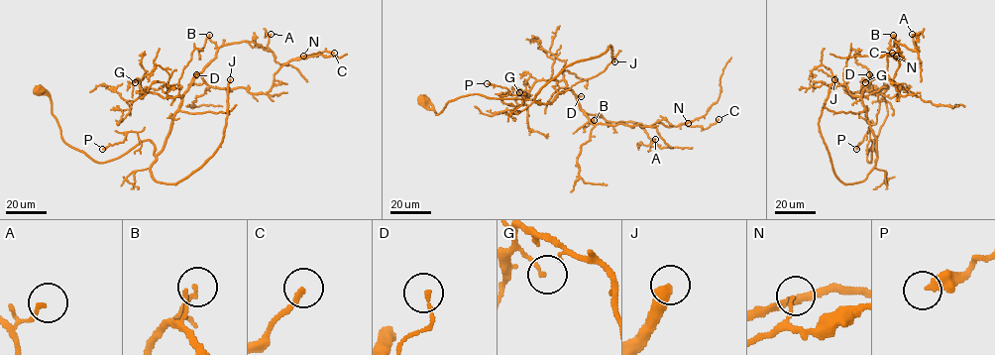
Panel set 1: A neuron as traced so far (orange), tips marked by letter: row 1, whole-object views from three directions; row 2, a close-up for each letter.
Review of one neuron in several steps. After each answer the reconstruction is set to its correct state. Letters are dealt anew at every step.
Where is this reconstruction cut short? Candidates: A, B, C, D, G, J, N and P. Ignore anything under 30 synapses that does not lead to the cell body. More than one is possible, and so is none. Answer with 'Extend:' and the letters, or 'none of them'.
Extend: C, J

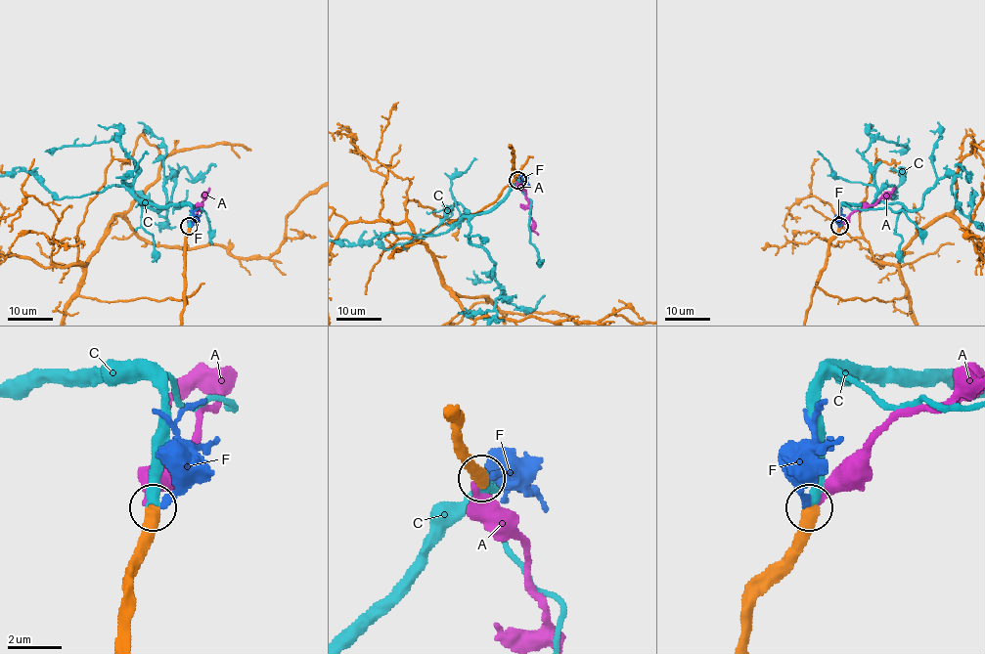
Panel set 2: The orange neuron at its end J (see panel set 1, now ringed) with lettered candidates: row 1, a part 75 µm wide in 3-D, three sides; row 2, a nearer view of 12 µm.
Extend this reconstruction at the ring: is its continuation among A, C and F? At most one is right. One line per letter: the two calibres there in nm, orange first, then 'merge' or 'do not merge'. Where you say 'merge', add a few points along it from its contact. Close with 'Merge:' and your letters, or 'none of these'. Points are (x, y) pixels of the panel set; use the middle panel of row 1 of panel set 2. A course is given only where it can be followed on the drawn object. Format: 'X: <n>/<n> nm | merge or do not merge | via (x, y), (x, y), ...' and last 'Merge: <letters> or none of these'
A: 500/280 nm | do not merge
C: 500/420 nm | merge | via (517, 180), (492, 208), (470, 220), (469, 240), (495, 263), (493, 278), (502, 292)
F: 500/200 nm | do not merge
Merge: C

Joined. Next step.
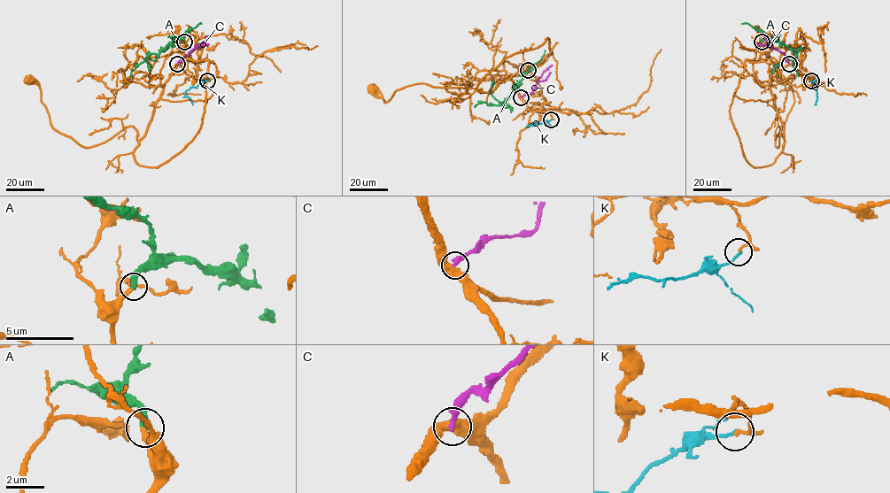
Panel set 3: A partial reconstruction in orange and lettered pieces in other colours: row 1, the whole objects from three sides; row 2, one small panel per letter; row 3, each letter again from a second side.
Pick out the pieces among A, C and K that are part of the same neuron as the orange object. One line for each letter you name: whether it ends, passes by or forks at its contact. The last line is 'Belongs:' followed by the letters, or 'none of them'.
A: it ends there
Belongs: A

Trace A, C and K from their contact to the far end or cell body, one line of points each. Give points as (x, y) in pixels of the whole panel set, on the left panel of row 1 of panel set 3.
A: (184, 42), (176, 39), (158, 53), (150, 53), (131, 72), (132, 76)
C: (177, 64), (197, 45), (209, 44)
K: (207, 80), (186, 91), (185, 95), (193, 104)

